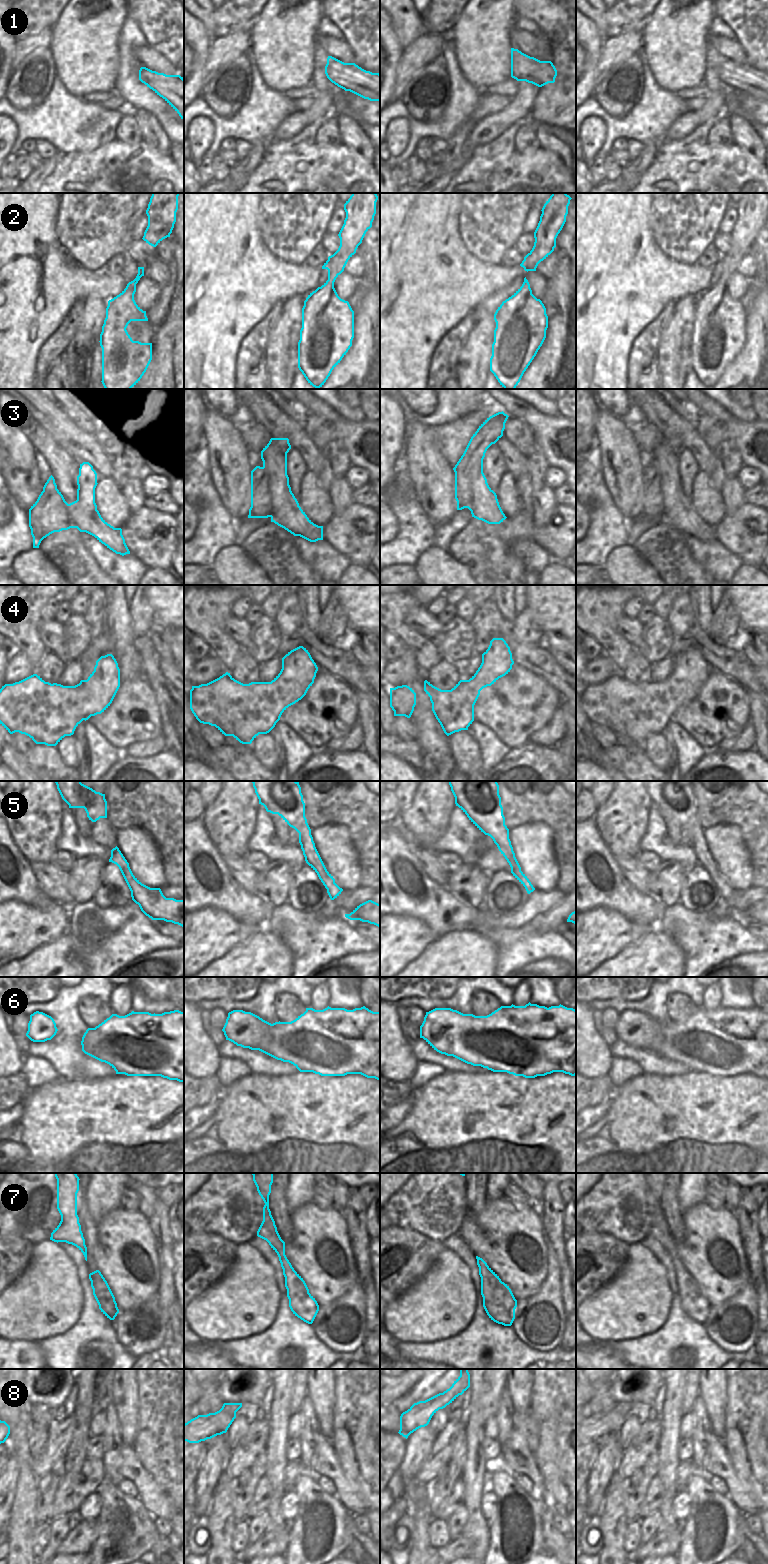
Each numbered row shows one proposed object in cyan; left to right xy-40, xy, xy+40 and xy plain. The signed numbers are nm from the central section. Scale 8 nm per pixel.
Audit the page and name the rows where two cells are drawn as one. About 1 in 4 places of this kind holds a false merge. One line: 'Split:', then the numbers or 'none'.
Split: 3

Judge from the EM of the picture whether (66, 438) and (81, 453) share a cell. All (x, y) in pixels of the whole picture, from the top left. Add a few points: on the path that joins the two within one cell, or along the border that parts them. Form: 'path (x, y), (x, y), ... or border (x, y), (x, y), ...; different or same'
path (68, 442), (77, 451); same

